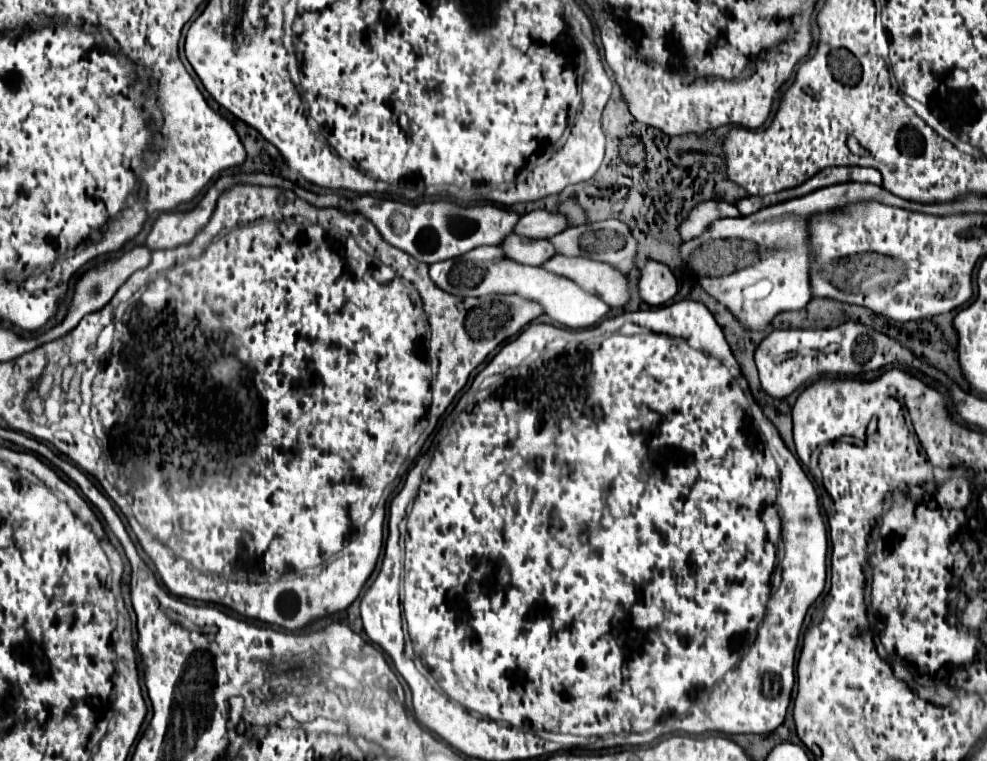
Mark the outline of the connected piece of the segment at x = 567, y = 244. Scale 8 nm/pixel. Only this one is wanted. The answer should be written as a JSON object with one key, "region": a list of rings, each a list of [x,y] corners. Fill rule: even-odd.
{"region":[[[602,220],[602,222],[592,222],[592,224],[582,224],[582,226],[570,226],[564,232],[548,238],[556,250],[556,254],[562,256],[582,256],[590,258],[596,262],[610,264],[616,268],[620,274],[628,274],[632,268],[634,256],[636,256],[636,240],[632,238],[628,226],[620,220]]]}

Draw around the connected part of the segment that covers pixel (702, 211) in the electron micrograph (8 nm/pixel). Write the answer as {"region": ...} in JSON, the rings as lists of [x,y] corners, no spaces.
{"region":[[[708,200],[708,202],[700,202],[696,204],[688,216],[682,220],[678,232],[682,240],[692,240],[694,236],[700,236],[700,232],[704,232],[704,228],[716,220],[716,218],[724,218],[724,216],[740,216],[736,206],[720,200]]]}

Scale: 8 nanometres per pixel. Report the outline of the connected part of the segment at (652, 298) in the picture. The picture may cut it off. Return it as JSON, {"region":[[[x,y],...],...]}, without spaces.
{"region":[[[646,262],[640,268],[638,294],[650,306],[660,306],[668,302],[678,290],[678,282],[668,266],[660,262]]]}

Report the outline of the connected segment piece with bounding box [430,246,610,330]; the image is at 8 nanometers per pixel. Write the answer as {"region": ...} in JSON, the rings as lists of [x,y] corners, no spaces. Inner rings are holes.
{"region":[[[480,246],[476,250],[470,250],[468,254],[462,254],[460,258],[436,262],[430,266],[430,280],[440,290],[454,294],[454,296],[460,294],[464,298],[466,296],[480,298],[486,294],[518,294],[522,298],[528,298],[540,304],[546,316],[550,316],[560,326],[572,328],[572,330],[590,328],[598,324],[610,310],[598,296],[592,296],[580,290],[580,286],[576,286],[574,282],[568,282],[568,278],[548,274],[546,270],[540,270],[538,266],[524,266],[524,264],[516,264],[508,260],[498,246]]]}

